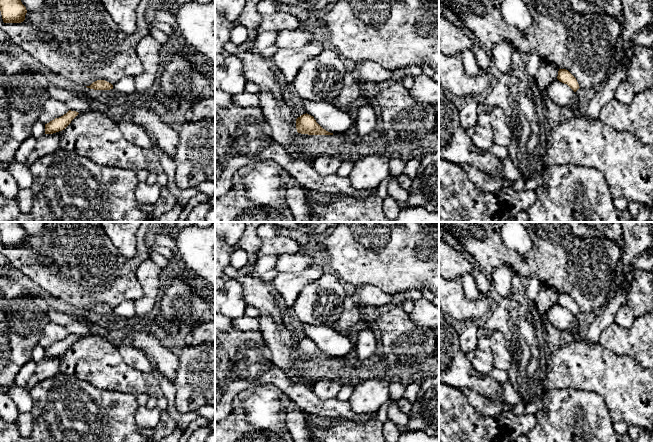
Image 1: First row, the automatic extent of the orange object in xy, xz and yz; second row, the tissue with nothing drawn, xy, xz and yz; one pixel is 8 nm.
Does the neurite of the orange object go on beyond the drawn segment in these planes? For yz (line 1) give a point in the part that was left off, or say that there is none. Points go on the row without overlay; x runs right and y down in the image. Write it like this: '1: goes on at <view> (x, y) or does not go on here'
1: does not go on here

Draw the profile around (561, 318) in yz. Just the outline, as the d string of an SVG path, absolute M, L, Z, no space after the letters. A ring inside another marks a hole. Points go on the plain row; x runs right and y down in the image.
M556 303L544 315L558 330L564 331L575 324L575 316L567 309Z

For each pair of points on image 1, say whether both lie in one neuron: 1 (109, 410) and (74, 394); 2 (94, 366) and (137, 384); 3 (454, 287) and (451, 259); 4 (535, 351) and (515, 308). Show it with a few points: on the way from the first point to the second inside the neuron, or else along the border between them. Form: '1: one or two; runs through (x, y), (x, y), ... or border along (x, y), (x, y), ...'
1: one; runs through (100, 410), (90, 410), (83, 403)
2: one; runs through (105, 368), (126, 380)
3: two; border along (461, 278), (454, 277), (449, 279)
4: one; runs through (526, 340), (525, 333), (518, 319)

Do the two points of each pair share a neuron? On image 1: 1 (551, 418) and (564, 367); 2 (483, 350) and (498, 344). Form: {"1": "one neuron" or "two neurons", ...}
{"1": "two neurons", "2": "two neurons"}

